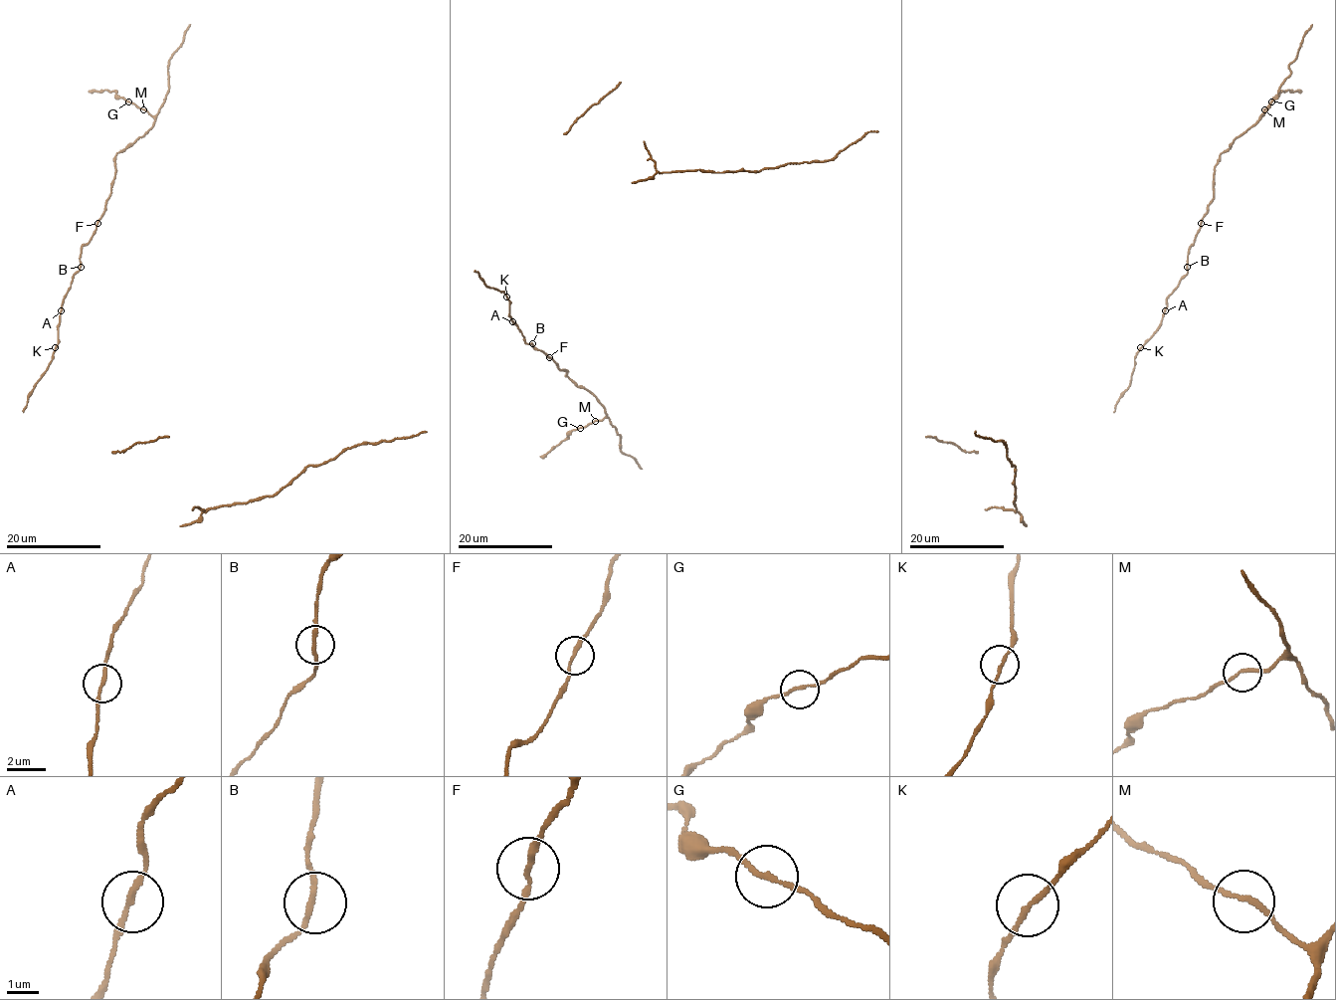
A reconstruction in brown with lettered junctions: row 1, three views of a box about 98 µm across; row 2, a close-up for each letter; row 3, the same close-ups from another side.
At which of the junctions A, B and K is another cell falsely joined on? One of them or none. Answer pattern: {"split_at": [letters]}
{"split_at": []}

